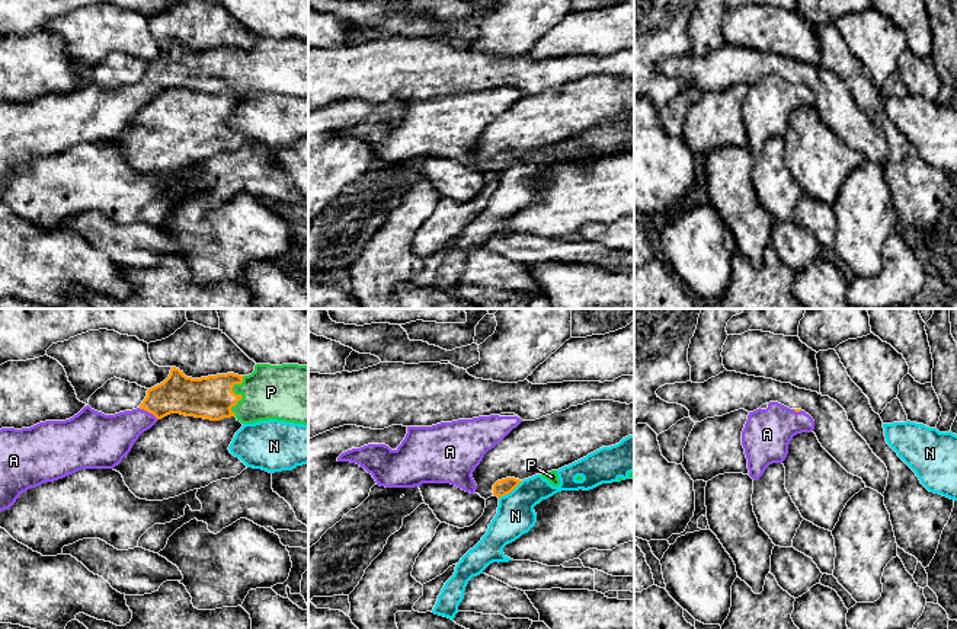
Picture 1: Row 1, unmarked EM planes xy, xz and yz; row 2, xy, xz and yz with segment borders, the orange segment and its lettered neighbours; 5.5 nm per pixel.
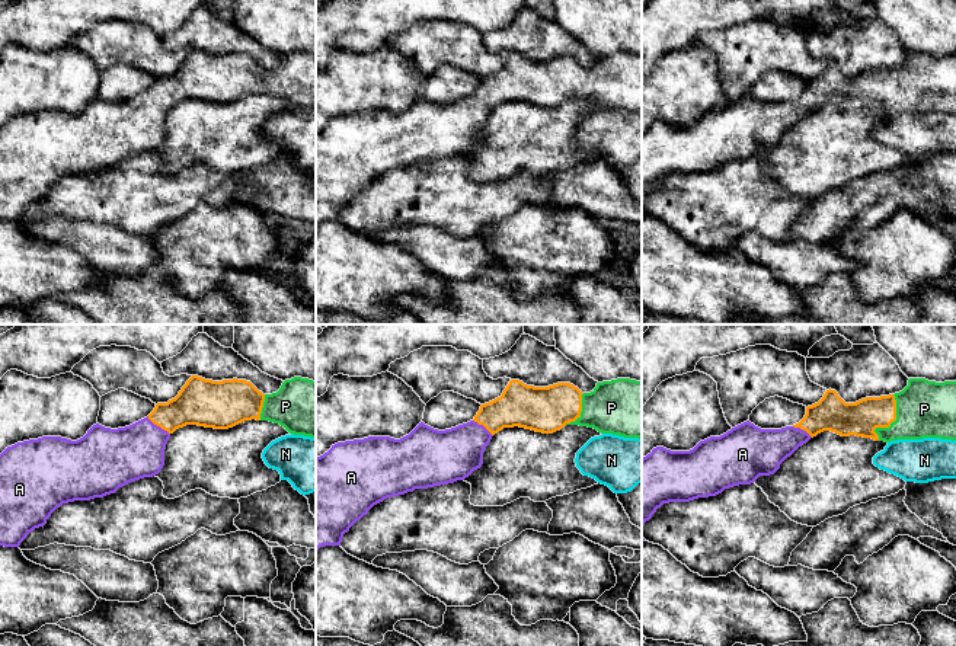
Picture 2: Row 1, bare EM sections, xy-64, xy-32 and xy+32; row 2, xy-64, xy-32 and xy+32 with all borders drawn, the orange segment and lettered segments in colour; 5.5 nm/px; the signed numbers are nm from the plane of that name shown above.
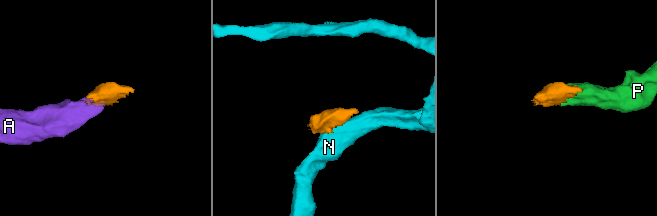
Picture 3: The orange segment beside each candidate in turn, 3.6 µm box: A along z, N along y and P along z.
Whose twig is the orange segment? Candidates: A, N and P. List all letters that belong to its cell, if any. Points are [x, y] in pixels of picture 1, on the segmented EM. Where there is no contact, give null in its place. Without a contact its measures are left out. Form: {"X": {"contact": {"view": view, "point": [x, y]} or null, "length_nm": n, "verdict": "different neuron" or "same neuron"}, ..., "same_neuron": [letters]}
{"A": {"contact": {"view": "xy", "point": [149, 411]}, "length_nm": 130, "verdict": "same neuron"}, "N": {"contact": {"view": "xz", "point": [511, 491]}, "length_nm": 170, "verdict": "different neuron"}, "P": {"contact": {"view": "xy", "point": [239, 395]}, "length_nm": 240, "verdict": "same neuron"}, "same_neuron": ["A", "P"]}

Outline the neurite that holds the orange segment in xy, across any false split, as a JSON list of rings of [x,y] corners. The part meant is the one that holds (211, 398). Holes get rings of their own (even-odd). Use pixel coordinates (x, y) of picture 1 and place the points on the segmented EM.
[[[256,364],[249,376],[227,373],[201,379],[186,377],[172,367],[169,377],[148,389],[137,409],[105,415],[87,405],[65,421],[45,421],[22,430],[1,428],[0,513],[9,510],[23,492],[45,482],[63,479],[81,469],[113,469],[144,431],[170,414],[211,421],[236,416],[241,424],[278,419],[308,425],[308,367]]]

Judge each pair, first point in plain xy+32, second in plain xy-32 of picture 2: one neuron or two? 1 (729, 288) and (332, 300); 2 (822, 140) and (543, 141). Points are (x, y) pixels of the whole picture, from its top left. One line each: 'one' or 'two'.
1: one
2: one

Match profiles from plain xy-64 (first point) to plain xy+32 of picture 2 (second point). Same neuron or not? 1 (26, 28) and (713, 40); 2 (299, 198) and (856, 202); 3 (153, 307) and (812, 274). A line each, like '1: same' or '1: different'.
1: different
2: same
3: different

